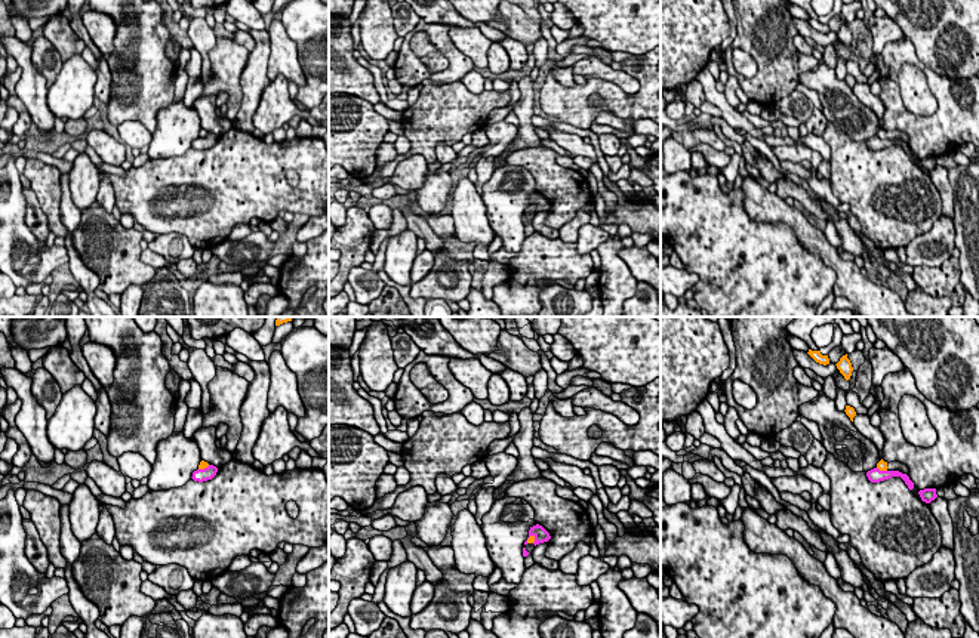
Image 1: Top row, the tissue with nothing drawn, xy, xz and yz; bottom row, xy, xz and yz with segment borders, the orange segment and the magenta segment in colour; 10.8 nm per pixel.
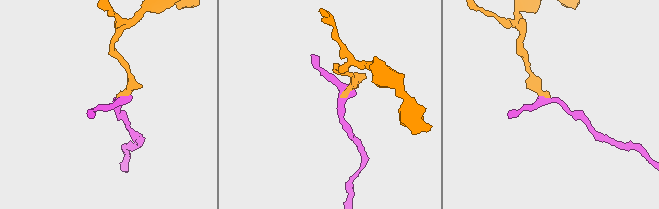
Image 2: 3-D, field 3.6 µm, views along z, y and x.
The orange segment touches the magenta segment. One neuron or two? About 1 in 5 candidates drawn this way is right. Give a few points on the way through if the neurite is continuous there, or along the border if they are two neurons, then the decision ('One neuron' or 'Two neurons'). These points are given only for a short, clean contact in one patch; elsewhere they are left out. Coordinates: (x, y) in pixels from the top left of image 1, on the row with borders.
Boundary: xz (535, 536), (530, 536), (526, 542). Two neurons

